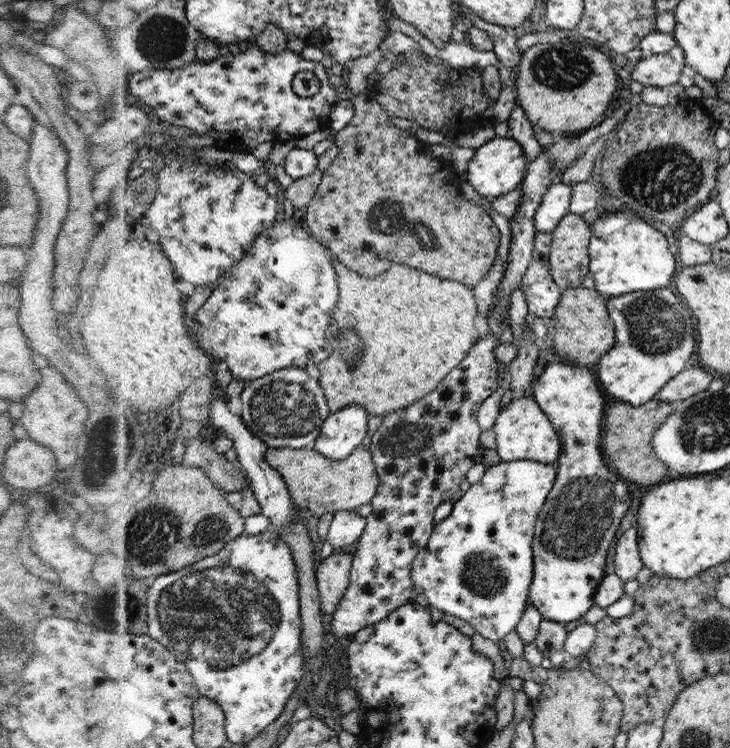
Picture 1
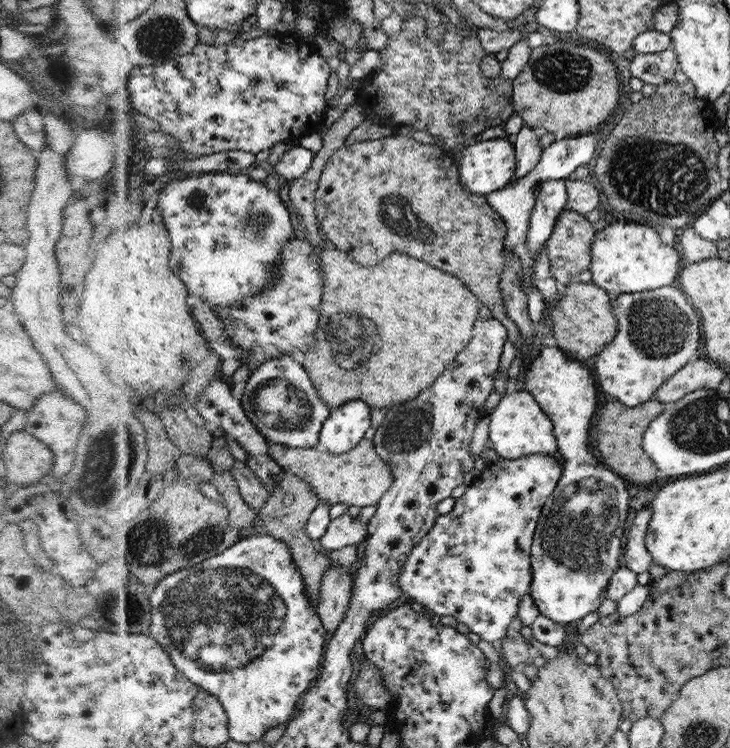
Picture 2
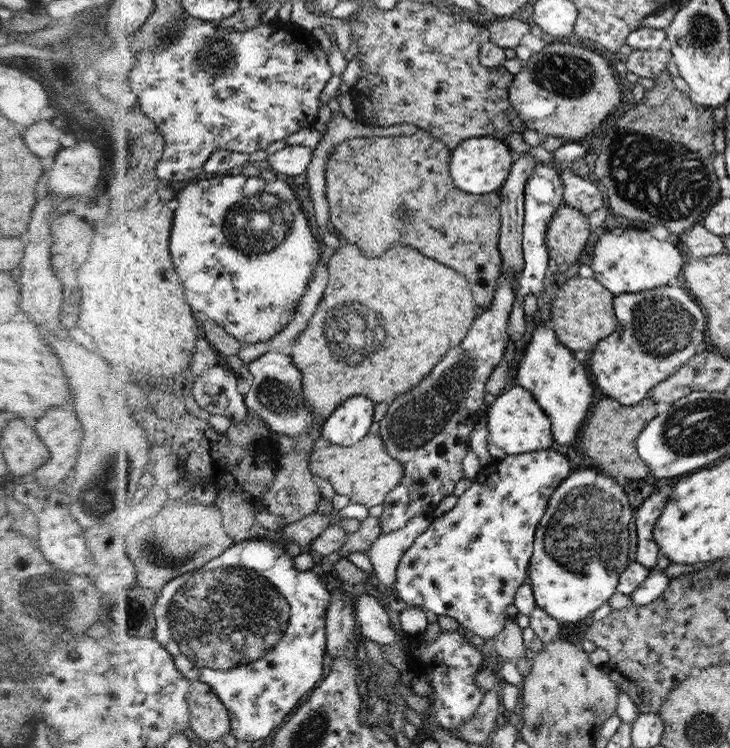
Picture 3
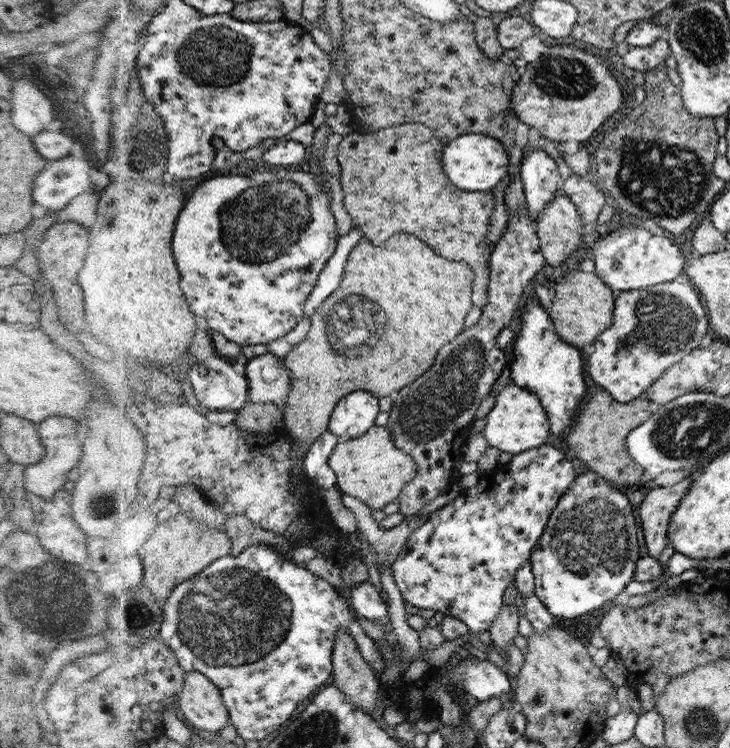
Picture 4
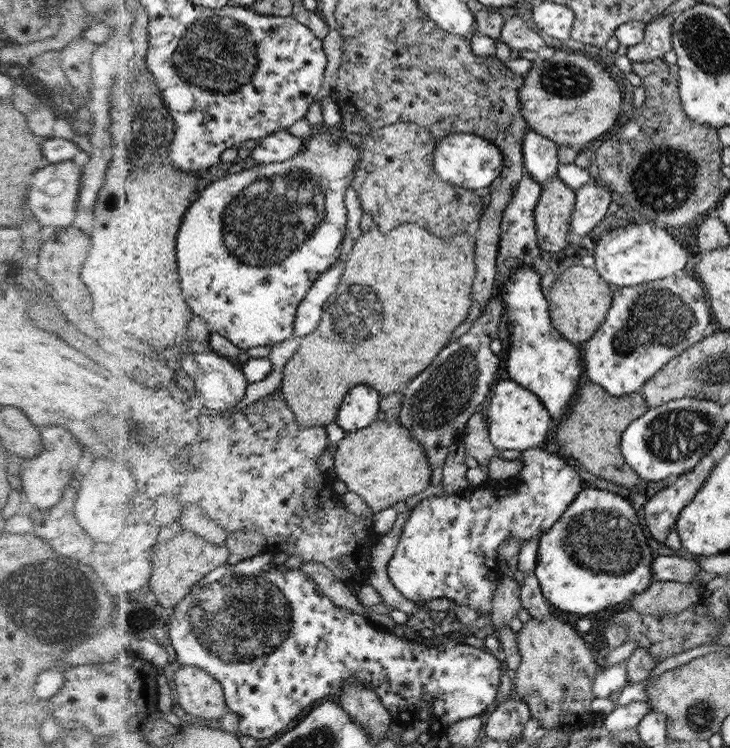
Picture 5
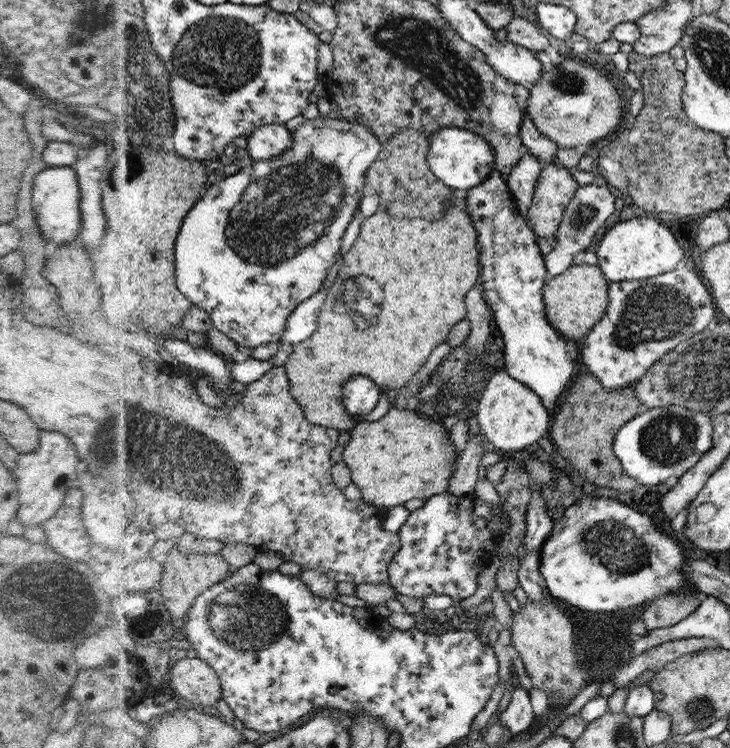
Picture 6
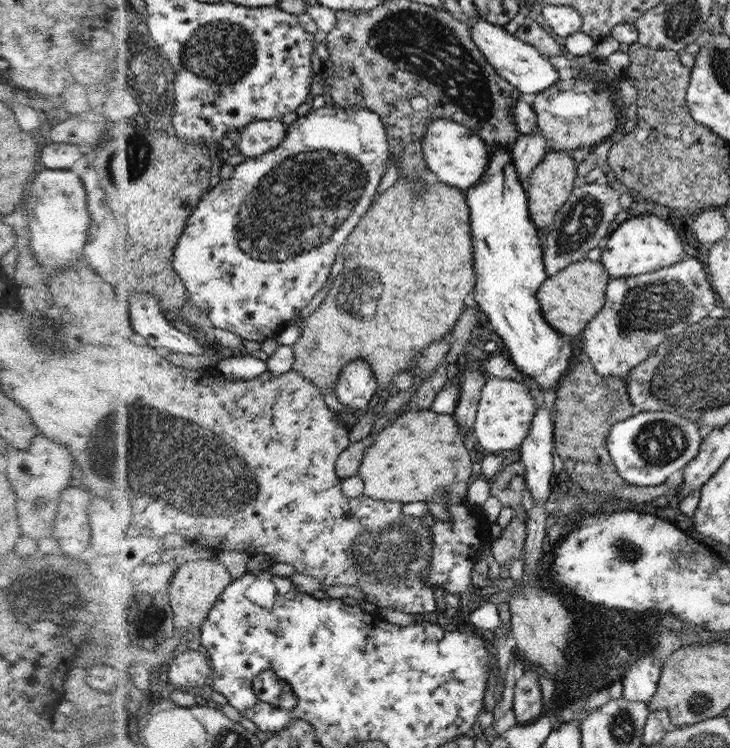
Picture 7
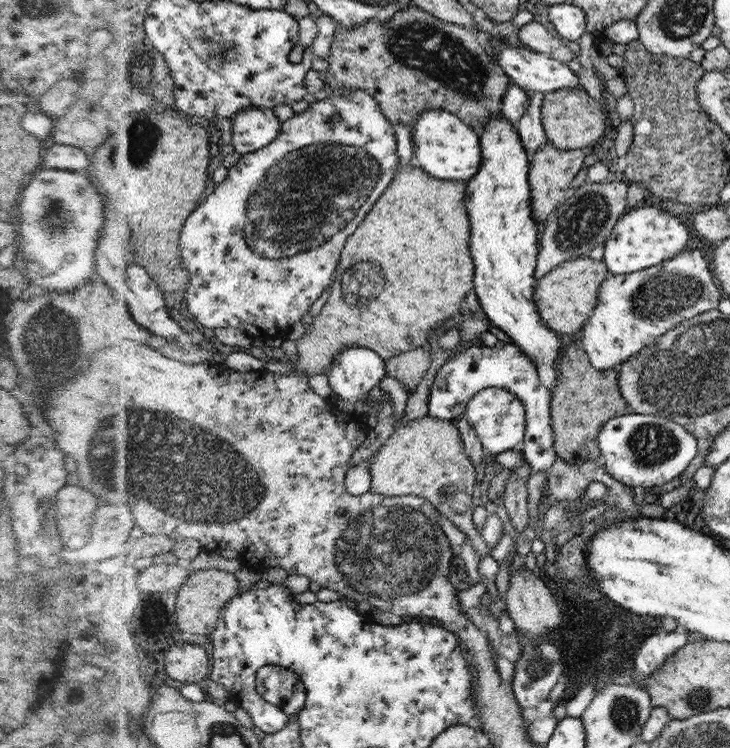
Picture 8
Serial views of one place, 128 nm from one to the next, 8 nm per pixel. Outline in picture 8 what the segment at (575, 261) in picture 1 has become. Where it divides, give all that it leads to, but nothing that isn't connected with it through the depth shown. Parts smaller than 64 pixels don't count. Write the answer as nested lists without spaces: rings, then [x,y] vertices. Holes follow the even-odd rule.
[[[551,143],[541,146],[534,155],[532,155],[531,169],[531,189],[532,189],[532,210],[537,221],[546,223],[546,220],[553,214],[552,211],[564,198],[570,193],[570,183],[574,176],[578,176],[584,167],[584,160],[587,155],[585,150],[567,150],[562,151],[554,147]]]

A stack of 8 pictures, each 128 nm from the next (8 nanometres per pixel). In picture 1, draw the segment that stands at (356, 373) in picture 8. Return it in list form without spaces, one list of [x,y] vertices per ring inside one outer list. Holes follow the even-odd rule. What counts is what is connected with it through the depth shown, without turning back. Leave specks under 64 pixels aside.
[[[352,404],[332,413],[316,442],[316,449],[328,458],[346,460],[364,444],[366,438],[366,407]]]

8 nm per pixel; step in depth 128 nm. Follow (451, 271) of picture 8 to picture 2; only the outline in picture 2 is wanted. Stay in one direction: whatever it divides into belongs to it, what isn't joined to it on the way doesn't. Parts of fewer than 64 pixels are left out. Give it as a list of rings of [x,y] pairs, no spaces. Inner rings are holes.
[[[333,248],[324,250],[321,254],[323,270],[325,271],[325,295],[323,302],[323,317],[317,330],[317,346],[305,353],[304,366],[310,372],[313,381],[316,383],[322,398],[333,408],[344,406],[349,402],[364,400],[372,408],[389,408],[418,396],[434,384],[434,380],[447,370],[448,366],[455,360],[460,352],[471,342],[474,336],[475,322],[478,320],[478,299],[470,287],[455,275],[440,270],[422,259],[412,258],[411,255],[403,252],[395,252],[386,257],[379,265],[364,266],[355,261],[355,258],[348,254],[348,251]],[[285,468],[281,483],[271,493],[269,501],[260,512],[260,516],[265,520],[262,534],[275,536],[280,540],[286,541],[291,546],[295,561],[300,571],[304,572],[304,579],[307,580],[308,584],[308,593],[310,593],[312,601],[316,603],[316,607],[319,607],[321,604],[323,580],[326,577],[327,571],[335,565],[329,556],[323,557],[316,550],[314,539],[308,532],[311,516],[322,502],[323,500],[309,482],[306,482]]]

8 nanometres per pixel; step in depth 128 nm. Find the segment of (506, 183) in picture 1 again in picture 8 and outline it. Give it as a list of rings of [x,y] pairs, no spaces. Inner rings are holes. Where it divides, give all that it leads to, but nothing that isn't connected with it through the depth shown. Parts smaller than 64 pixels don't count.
[[[424,110],[422,115],[416,121],[414,133],[412,134],[412,152],[420,162],[420,168],[427,171],[428,174],[435,176],[437,179],[470,181],[479,167],[482,165],[483,154],[480,146],[480,136],[476,135],[474,128],[464,123],[458,116],[444,110]]]

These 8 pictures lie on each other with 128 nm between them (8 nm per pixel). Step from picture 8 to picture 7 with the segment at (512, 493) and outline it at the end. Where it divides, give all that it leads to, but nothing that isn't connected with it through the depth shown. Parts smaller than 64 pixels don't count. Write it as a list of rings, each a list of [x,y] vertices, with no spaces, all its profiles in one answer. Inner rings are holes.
[[[520,514],[514,515],[510,525],[501,532],[496,540],[490,542],[490,549],[496,562],[507,569],[514,558],[523,557],[522,548],[527,537],[525,518],[520,518]]]

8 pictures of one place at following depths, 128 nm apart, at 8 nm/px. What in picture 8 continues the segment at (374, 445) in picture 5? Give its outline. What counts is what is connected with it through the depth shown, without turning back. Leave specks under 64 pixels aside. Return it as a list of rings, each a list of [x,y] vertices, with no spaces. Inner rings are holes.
[[[424,418],[400,423],[387,441],[377,450],[371,460],[370,492],[384,496],[416,495],[433,503],[440,513],[453,522],[464,534],[468,534],[471,545],[480,556],[489,555],[489,546],[483,535],[472,524],[472,488],[474,488],[474,466],[468,454],[464,454],[462,435],[449,420]]]

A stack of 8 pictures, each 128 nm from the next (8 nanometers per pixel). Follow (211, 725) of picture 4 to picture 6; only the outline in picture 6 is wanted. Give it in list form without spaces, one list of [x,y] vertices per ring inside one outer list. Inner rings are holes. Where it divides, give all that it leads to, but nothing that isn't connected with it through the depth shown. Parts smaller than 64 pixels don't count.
[[[199,656],[182,659],[170,668],[170,685],[178,691],[179,699],[184,703],[193,703],[206,710],[208,706],[216,707],[216,702],[223,696],[223,684],[215,668]]]

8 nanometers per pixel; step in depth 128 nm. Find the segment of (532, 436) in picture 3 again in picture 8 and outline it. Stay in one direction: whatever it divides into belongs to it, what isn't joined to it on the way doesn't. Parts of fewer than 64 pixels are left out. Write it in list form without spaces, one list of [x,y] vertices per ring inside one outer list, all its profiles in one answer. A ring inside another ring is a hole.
[[[498,387],[482,389],[468,401],[464,414],[474,427],[483,449],[491,455],[519,448],[526,439],[526,407],[511,391]]]

